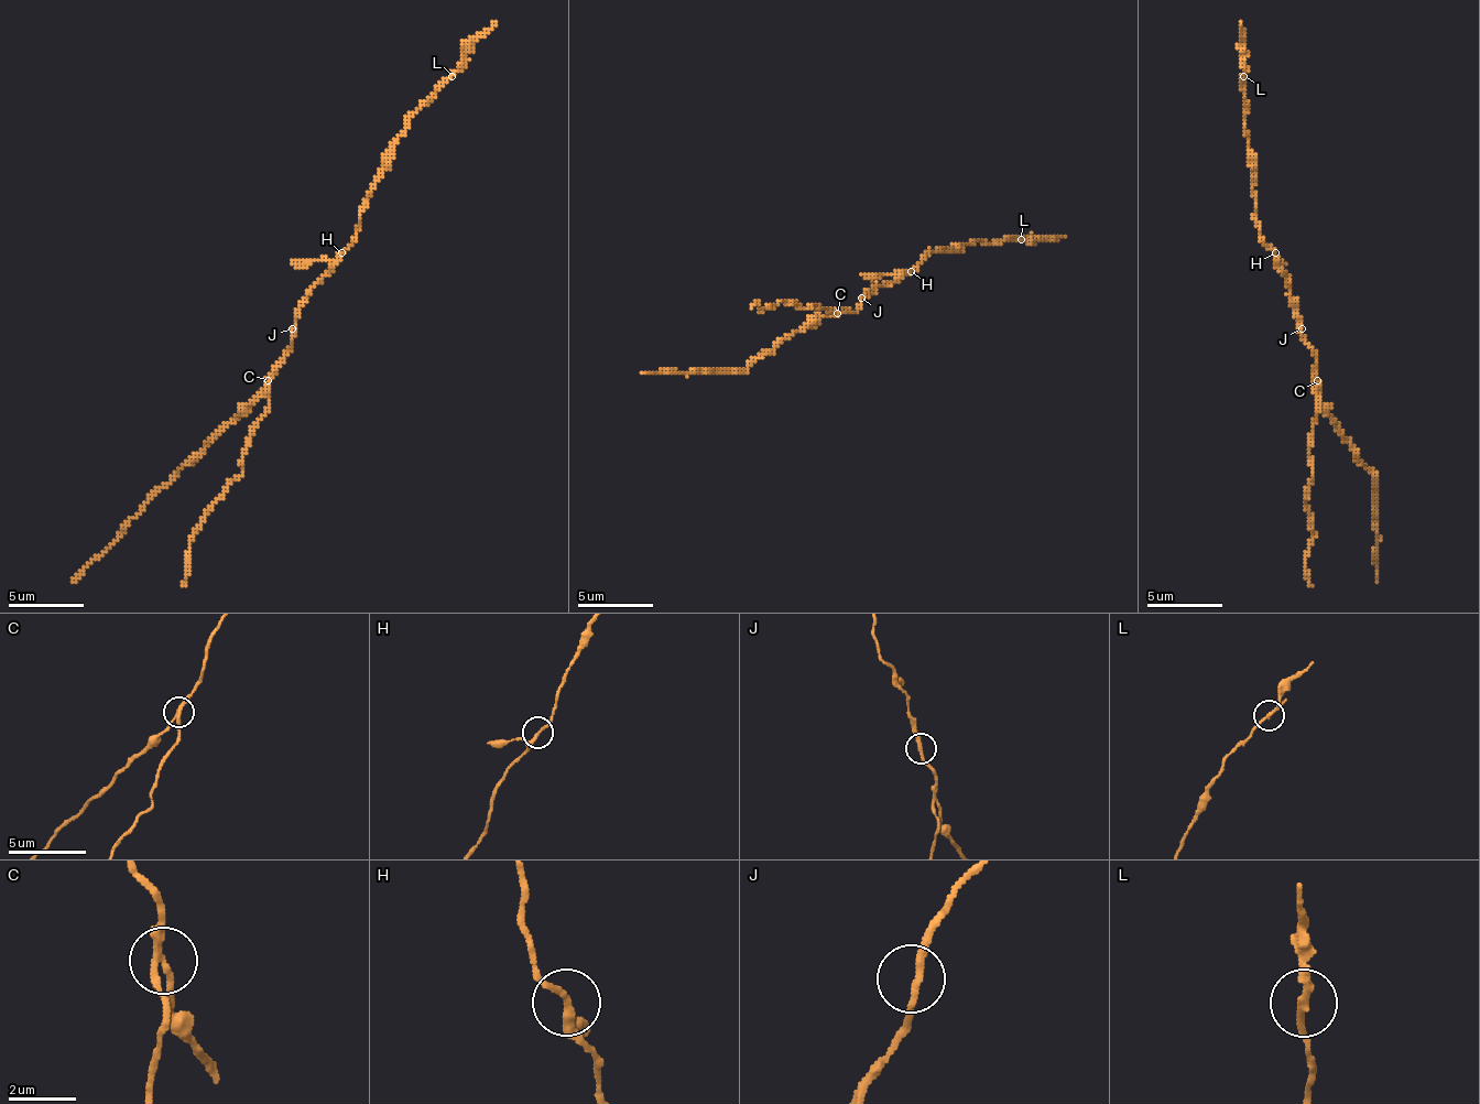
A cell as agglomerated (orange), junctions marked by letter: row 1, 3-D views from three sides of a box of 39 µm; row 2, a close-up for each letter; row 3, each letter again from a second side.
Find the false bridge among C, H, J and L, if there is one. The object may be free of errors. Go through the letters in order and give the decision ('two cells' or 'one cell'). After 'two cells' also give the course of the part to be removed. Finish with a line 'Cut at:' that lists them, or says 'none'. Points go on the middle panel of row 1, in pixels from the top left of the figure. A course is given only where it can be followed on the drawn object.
C: two cells; course (838, 312), (812, 316), (743, 369), (642, 372)
H: one cell
J: one cell
L: one cell
Cut at: C

